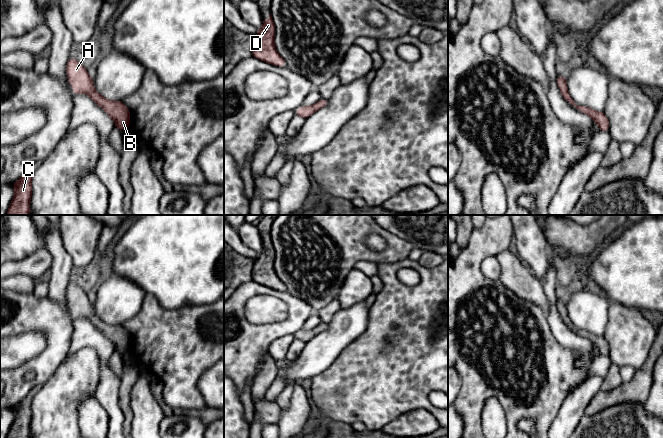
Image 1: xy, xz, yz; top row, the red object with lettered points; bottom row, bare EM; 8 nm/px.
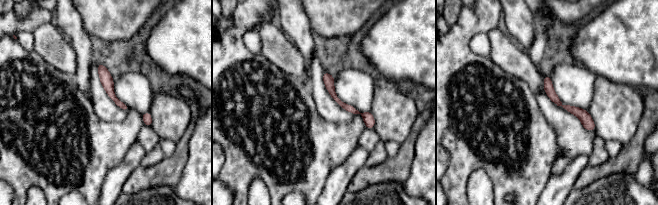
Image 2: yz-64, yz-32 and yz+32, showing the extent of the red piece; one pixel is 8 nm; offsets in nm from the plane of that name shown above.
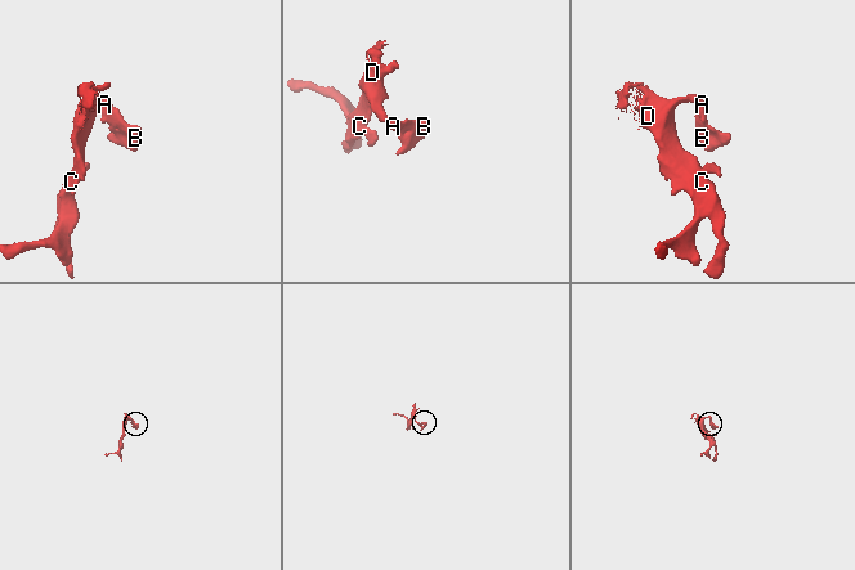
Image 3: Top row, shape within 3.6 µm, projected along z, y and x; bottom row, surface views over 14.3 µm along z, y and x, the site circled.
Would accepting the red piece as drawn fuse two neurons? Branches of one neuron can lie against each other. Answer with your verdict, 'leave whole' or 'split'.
leave whole

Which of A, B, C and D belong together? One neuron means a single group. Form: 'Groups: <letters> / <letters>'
Groups: A B C D

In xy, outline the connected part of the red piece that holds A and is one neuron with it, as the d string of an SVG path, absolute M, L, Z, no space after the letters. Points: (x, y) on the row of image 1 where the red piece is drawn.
M69 59L67 66L67 78L74 86L73 95L86 93L97 103L114 121L115 127L121 132L130 126L130 112L122 101L110 101L102 97L95 89L91 78L84 66L75 59Z

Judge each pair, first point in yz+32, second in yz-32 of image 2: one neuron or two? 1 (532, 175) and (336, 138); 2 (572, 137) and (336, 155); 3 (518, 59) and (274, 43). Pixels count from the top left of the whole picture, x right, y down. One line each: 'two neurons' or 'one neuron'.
1: one neuron
2: two neurons
3: one neuron

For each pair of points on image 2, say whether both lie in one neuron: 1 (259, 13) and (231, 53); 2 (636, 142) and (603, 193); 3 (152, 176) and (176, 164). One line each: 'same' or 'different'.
1: same
2: different
3: same

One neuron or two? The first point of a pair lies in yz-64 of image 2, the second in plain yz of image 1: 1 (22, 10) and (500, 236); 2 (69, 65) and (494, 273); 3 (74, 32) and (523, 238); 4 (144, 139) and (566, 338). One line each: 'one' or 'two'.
1: one
2: two
3: one
4: one

